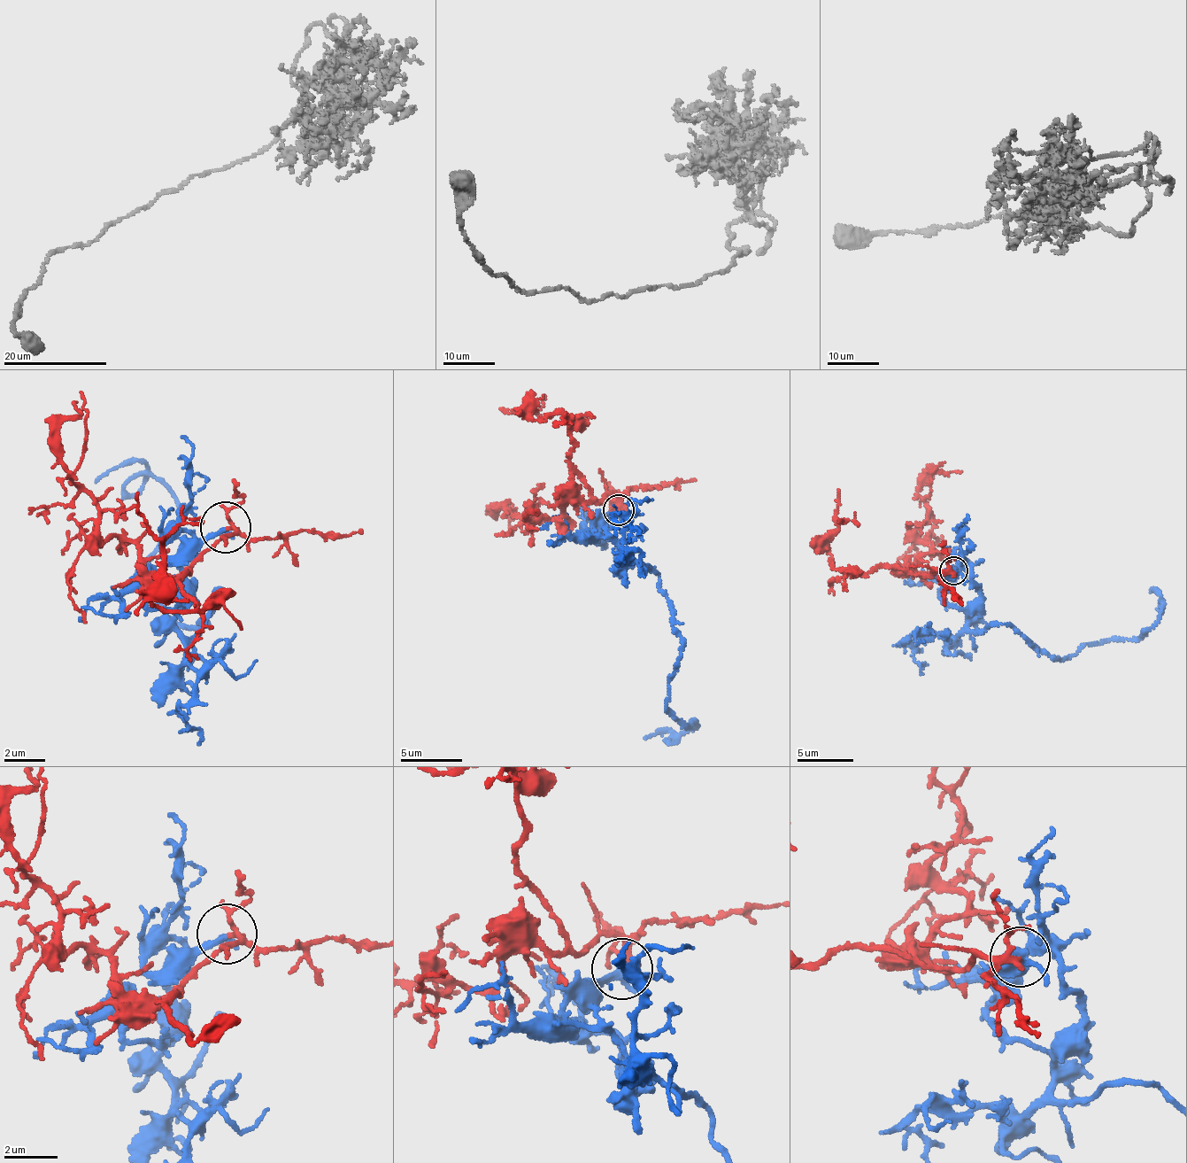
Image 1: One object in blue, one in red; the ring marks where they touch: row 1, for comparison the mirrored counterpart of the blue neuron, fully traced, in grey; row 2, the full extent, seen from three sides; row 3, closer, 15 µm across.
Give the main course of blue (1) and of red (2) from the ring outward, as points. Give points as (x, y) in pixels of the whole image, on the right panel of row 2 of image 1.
1: (953, 571), (981, 589), (969, 630), (1009, 623), (1060, 658), (1152, 627), (1160, 593), (1150, 593)
2: (953, 571), (927, 575), (882, 567), (845, 575), (827, 551), (827, 535), (838, 530), (838, 490)

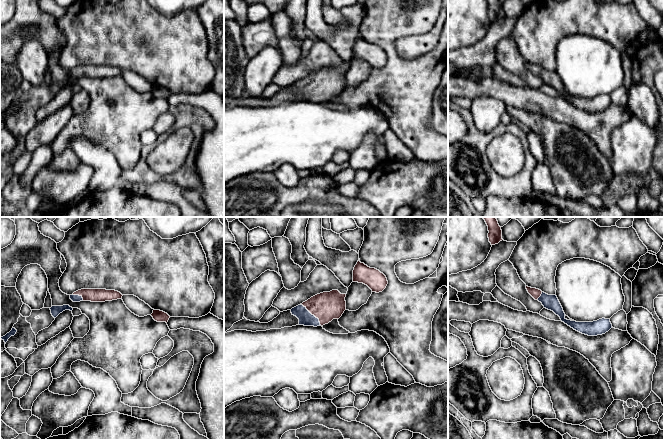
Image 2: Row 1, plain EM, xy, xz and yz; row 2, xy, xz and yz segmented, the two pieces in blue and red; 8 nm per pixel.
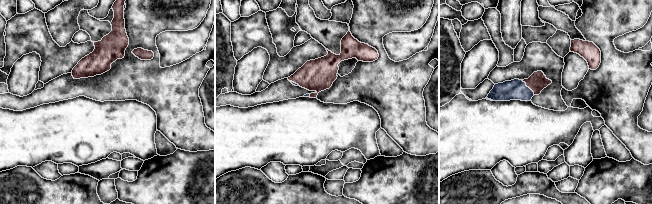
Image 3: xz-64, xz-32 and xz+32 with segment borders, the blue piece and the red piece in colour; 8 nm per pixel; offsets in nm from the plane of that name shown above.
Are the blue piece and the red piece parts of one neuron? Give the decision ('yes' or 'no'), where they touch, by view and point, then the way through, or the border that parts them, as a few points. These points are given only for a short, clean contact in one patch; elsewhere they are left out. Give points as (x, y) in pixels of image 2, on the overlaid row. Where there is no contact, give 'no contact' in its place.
yes; contact xz (311, 314); way xz (305, 317), (311, 314), (326, 306)

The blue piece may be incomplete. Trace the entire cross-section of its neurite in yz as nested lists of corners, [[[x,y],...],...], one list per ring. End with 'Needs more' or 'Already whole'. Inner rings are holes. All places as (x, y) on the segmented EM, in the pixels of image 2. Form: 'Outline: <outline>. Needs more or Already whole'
Outline: [[[528,287],[527,291],[535,300],[541,302],[544,308],[553,311],[560,317],[562,322],[582,334],[588,336],[597,336],[605,334],[612,328],[610,319],[605,318],[593,322],[576,322],[567,320],[556,295],[548,295],[539,289],[531,287]]]. Needs more

